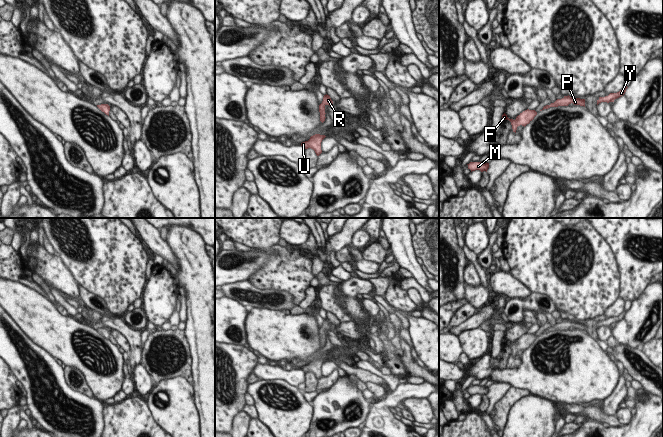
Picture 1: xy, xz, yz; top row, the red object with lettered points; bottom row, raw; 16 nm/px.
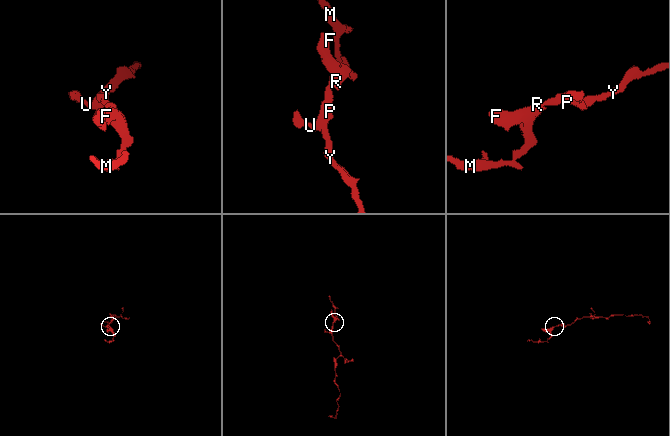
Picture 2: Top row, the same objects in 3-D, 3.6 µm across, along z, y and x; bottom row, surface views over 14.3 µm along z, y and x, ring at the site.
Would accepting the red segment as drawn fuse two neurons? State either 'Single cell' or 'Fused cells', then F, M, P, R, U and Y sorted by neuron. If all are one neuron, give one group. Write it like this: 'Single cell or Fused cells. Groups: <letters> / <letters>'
Single cell. Groups: F M P R U Y.

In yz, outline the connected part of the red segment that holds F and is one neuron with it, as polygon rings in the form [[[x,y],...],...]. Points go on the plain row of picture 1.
[[[525,334],[523,335],[522,337],[520,337],[515,344],[513,343],[509,343],[507,341],[507,339],[504,337],[502,339],[502,345],[504,344],[509,344],[511,346],[511,349],[512,349],[512,353],[513,353],[513,356],[516,357],[516,354],[517,354],[517,351],[522,349],[522,350],[526,350],[527,348],[529,348],[533,343],[534,341],[537,339],[537,336],[535,334]]]

